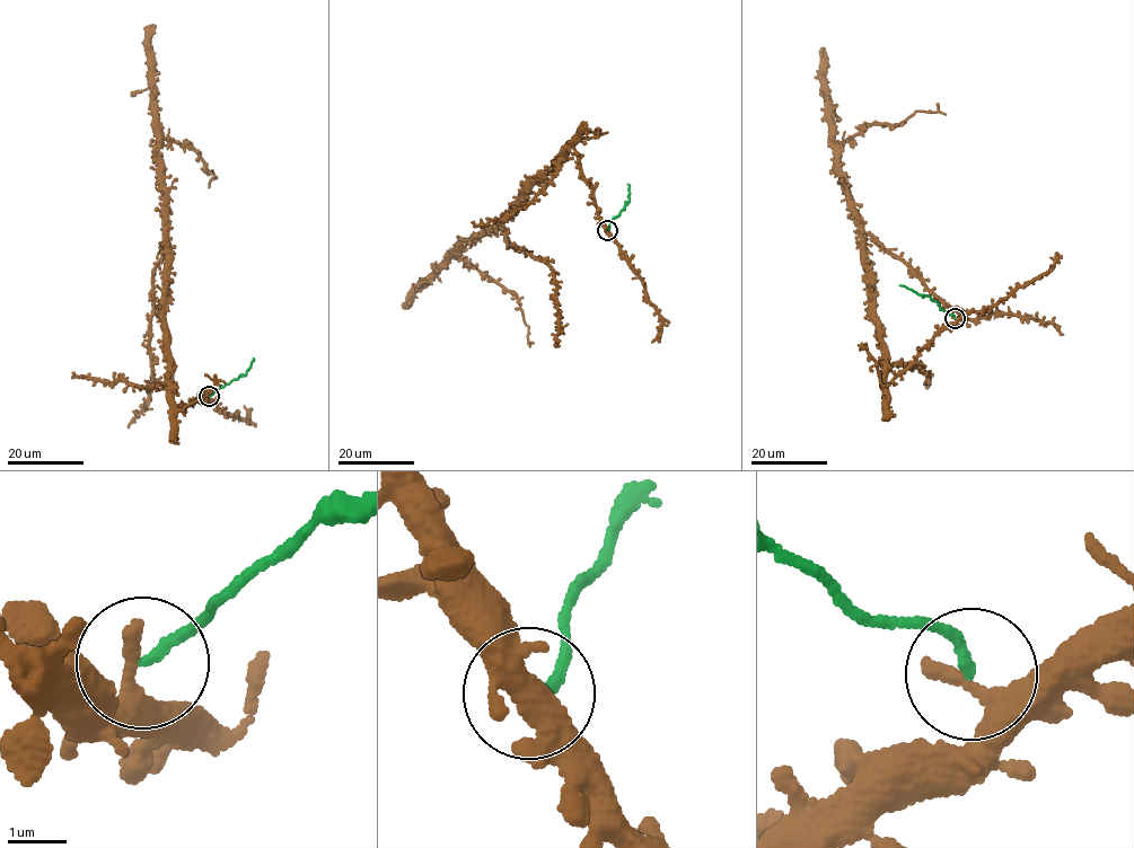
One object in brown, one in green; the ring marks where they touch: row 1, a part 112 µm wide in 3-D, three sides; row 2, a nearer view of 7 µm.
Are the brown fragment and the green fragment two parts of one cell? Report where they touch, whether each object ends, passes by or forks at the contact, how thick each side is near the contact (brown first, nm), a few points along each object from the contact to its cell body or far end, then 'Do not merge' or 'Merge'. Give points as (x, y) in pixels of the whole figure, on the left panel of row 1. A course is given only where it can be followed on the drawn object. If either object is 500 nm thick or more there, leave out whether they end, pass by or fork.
Place: (209, 396). At the ring brown ends. At the ring green ends. Thickness 400 nm (brown) against 170 nm. Course of brown: (209, 396), (175, 407), (169, 395), (166, 243), (151, 284), (147, 345), (155, 383), (128, 427). Course of green: (209, 396), (245, 374), (253, 358). Do not merge

